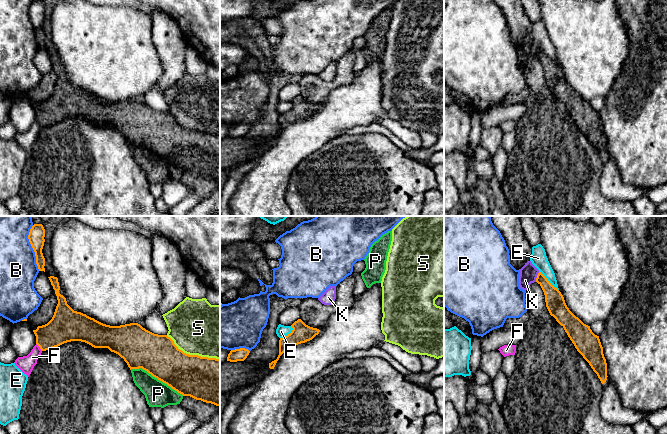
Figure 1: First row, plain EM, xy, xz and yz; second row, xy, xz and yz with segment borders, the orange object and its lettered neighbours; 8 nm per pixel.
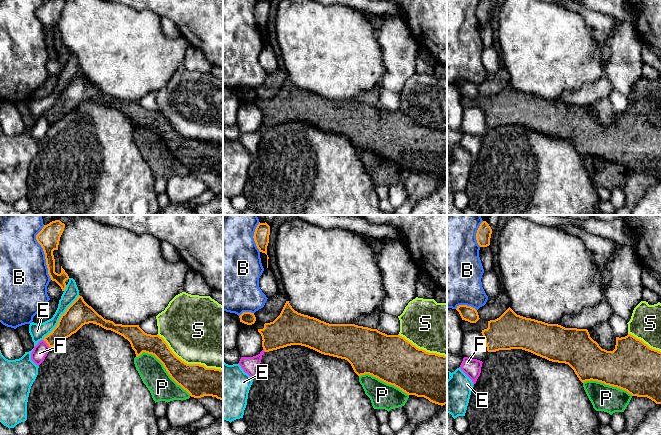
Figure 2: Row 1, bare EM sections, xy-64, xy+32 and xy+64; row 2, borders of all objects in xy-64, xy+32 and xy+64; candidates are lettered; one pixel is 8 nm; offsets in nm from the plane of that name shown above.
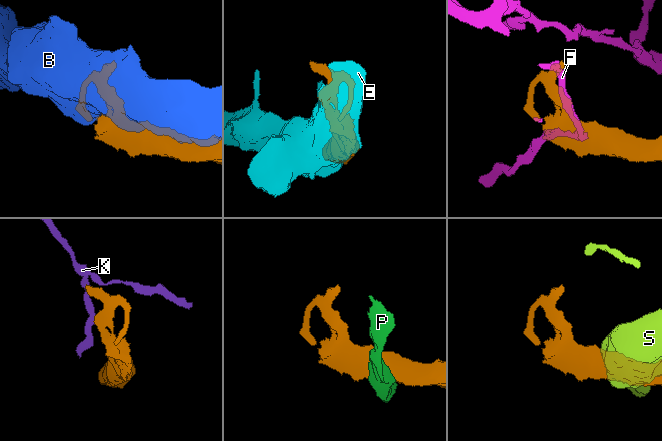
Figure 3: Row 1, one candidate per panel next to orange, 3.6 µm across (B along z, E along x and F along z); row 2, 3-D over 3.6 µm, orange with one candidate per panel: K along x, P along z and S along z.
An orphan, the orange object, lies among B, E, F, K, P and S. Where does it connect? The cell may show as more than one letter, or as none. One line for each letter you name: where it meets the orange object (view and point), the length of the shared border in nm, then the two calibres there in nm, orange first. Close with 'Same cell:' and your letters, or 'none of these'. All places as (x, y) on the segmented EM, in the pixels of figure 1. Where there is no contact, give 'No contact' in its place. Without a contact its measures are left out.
Same cell: none of these

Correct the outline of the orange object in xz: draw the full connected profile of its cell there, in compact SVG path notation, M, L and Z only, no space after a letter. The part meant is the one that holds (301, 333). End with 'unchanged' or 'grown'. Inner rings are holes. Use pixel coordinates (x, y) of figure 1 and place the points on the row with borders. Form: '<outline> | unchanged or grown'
M301 319L295 321L292 332L279 340L279 355L269 364L257 366L244 360L250 351L245 348L231 350L227 360L220 365L220 395L244 385L257 384L275 367L280 356L295 345L312 340L320 330L306 325Z | grown

